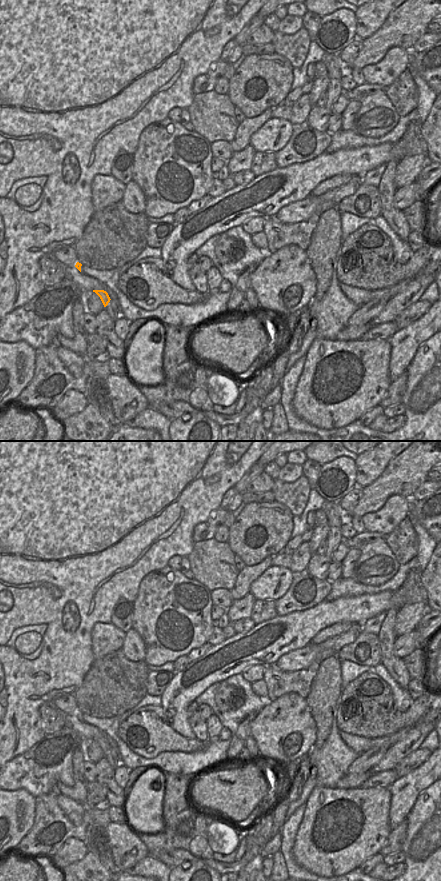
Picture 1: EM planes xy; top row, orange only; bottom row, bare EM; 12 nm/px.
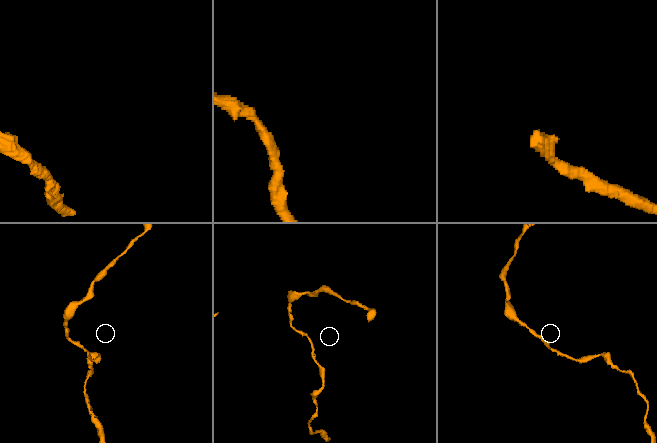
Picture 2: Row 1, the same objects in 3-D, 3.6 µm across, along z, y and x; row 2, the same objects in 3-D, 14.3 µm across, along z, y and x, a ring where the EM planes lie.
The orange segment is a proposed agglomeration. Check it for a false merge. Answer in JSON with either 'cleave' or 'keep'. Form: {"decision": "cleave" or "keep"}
{"decision": "keep"}

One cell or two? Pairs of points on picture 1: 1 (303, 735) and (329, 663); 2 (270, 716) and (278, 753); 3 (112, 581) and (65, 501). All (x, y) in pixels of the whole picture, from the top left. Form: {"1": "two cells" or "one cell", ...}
{"1": "two cells", "2": "one cell", "3": "one cell"}

